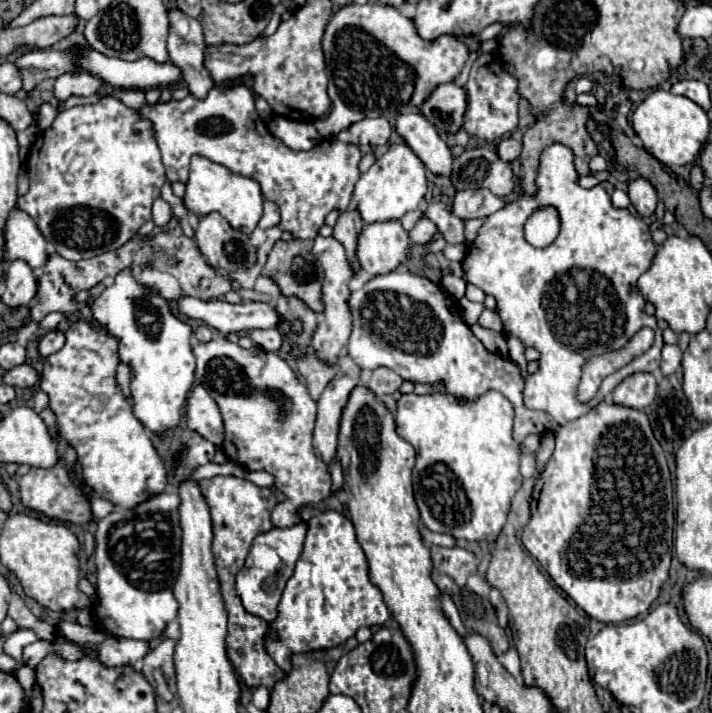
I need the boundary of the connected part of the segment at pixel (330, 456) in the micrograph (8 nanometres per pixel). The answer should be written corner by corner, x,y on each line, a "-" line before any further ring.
351,377
333,379
317,401
317,423
315,423
315,431
313,431
313,449
315,449
317,457
323,459
327,465
335,459
339,417
343,413
343,405
347,403
347,397
355,385
359,385
359,381
351,379

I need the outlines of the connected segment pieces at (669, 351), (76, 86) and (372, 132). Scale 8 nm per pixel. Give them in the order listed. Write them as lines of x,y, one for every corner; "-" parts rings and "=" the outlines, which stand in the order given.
665,345
661,351
661,371
663,375
671,375
677,371
677,367
681,365
681,349
677,345
=
73,71
73,73
63,73
55,79
55,87
53,87
53,95
57,101
65,101
71,95
79,95
79,97
91,97
99,91
99,87
103,85
103,81
99,81
97,77
91,77
89,73
83,71
=
385,117
377,119
363,119
355,125
349,125
343,129
337,139
343,143
355,143
355,145
385,145
391,135
391,125

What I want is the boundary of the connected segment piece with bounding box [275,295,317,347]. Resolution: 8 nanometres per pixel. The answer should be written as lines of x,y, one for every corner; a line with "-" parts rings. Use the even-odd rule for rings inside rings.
279,295
275,309
279,309
279,313
283,313
283,317
299,317
303,321
303,333
299,337
289,335
289,339
299,343
301,347
311,347
311,333
317,325
315,311
311,311
301,299
287,297
287,295

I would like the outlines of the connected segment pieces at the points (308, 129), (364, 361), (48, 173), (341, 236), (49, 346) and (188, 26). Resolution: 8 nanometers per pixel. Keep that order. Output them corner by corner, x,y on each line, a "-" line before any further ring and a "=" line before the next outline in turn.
275,115
269,121
269,129
281,143
285,143
289,149
295,151
311,149
311,145
315,145
315,141
321,139
321,135
317,133
311,121
291,121
287,117
=
409,269
373,277
365,283
365,289
351,293
349,309
353,331
347,343
347,355
361,369
373,371
377,367
389,367
405,381
441,381
445,393
451,393
457,399
475,399
487,389
495,389
515,407
513,437
517,441
523,441
529,433
543,435
545,431
555,431
559,427
547,413
535,413
523,405
525,381
521,379
517,363
487,351
457,313
457,301
427,277
419,277
=
105,95
93,105
79,105
59,113
51,129
41,131
35,145
31,145
27,175
31,187
19,197
19,207
37,223
45,241
49,241
61,257
71,261
89,259
125,245
137,229
151,219
151,205
167,181
153,123
113,95
=
349,209
347,213
343,213
337,223
335,223
335,231
333,231
333,237
337,241
343,243
345,247
345,253
347,253
347,261
349,261
349,267
353,269
353,275
359,273
359,261
355,257
355,251
357,251
357,237
359,237
359,231
363,229
363,221
359,221
359,213
355,213
355,209
=
49,331
41,341
39,341
39,353
43,357
57,353
65,345
65,335
61,331
=
179,9
169,11
169,39
167,39
167,51
175,65
183,69
183,79
189,87
189,93
197,99
205,99
209,89
213,87
213,81
203,67
203,31
199,21
193,17
187,17

